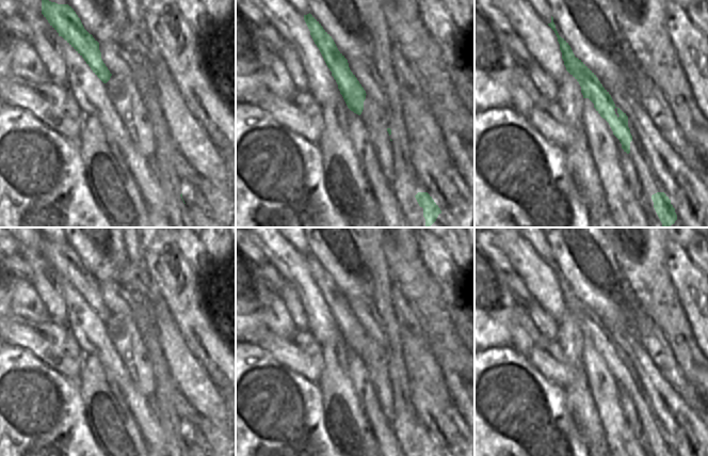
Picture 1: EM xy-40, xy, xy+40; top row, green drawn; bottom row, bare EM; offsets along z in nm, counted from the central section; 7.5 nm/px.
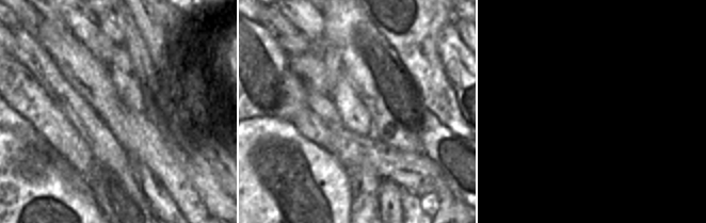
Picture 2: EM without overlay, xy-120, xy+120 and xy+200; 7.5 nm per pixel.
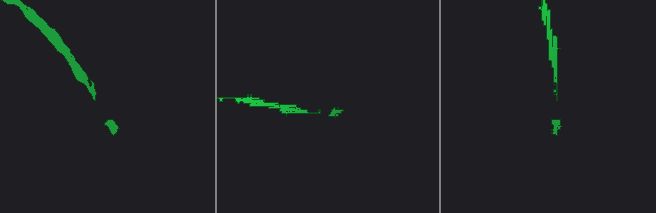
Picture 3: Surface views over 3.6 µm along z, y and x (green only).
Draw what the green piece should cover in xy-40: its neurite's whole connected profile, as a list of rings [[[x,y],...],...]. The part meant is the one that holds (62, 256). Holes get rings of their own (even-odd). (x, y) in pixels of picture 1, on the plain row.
[[[43,237],[42,253],[59,276],[62,276],[84,298],[103,323],[107,323],[112,313],[101,298],[99,282],[84,268],[74,248],[68,243],[58,243]]]

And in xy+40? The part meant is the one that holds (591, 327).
[[[552,255],[548,265],[558,277],[566,310],[579,321],[583,337],[589,337],[594,343],[596,350],[609,362],[613,374],[620,379],[624,391],[629,393],[632,375],[628,366],[628,356],[615,345],[611,334],[602,326],[596,314],[575,296],[568,282],[559,274]]]

